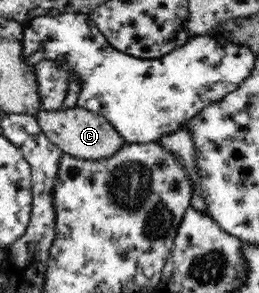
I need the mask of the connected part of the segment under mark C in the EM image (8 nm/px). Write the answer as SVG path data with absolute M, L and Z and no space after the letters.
M77 105L55 111L43 109L35 115L35 118L45 136L52 140L57 147L60 147L63 153L77 159L101 161L102 159L111 158L113 154L117 154L117 151L120 151L121 147L124 147L125 143L127 143L104 116Z

